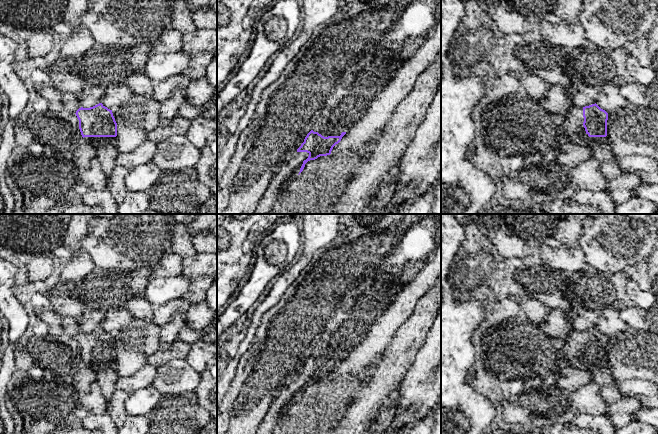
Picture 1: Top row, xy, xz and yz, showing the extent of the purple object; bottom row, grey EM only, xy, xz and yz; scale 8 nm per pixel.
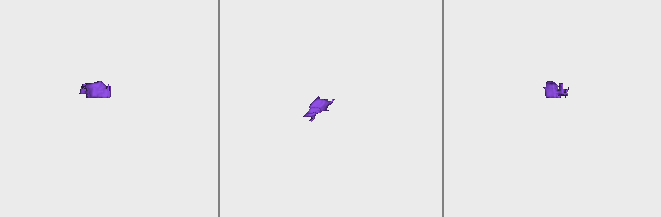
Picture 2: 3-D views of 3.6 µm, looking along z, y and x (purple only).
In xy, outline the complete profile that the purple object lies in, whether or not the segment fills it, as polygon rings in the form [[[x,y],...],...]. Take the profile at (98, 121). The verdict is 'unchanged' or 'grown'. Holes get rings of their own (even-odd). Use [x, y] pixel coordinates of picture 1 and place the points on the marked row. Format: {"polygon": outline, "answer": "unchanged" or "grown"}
{"polygon": [[[99,103],[76,111],[82,137],[116,137],[117,123],[112,110]]], "answer": "unchanged"}

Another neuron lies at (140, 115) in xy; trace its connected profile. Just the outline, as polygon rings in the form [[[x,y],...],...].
[[[134,95],[120,107],[112,110],[117,123],[116,137],[84,137],[99,148],[114,145],[119,153],[131,152],[139,147],[159,125],[161,102],[152,97]]]

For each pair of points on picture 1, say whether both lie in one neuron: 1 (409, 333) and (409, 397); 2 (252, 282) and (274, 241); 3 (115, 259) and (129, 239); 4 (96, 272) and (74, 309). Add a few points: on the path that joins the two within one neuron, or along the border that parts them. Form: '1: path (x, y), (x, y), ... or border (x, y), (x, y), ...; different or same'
1: border (420, 347), (398, 389); different
2: path (262, 272), (275, 259), (275, 251); same
3: path (115, 254), (124, 244); same
4: path (91, 281), (74, 300); same

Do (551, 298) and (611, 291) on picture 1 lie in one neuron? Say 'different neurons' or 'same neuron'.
same neuron

